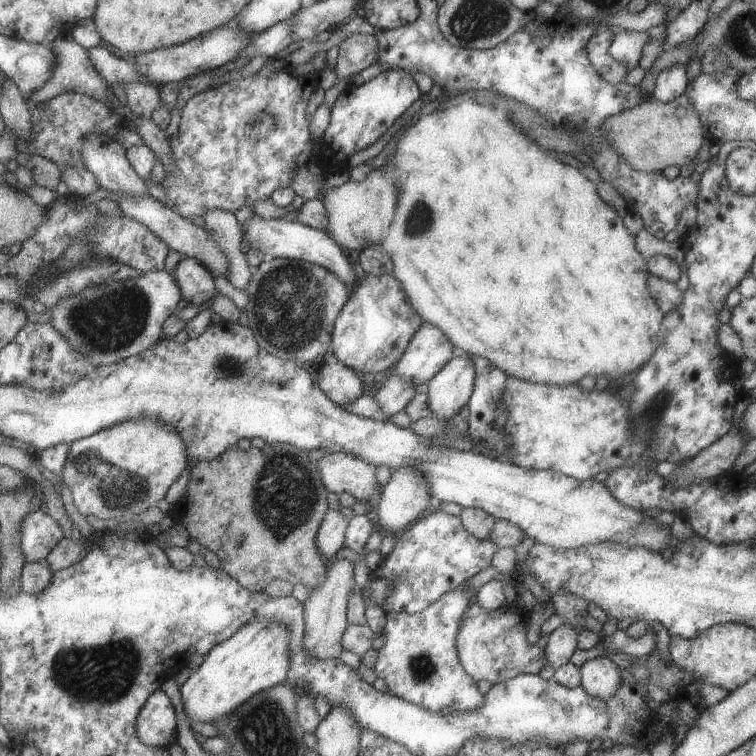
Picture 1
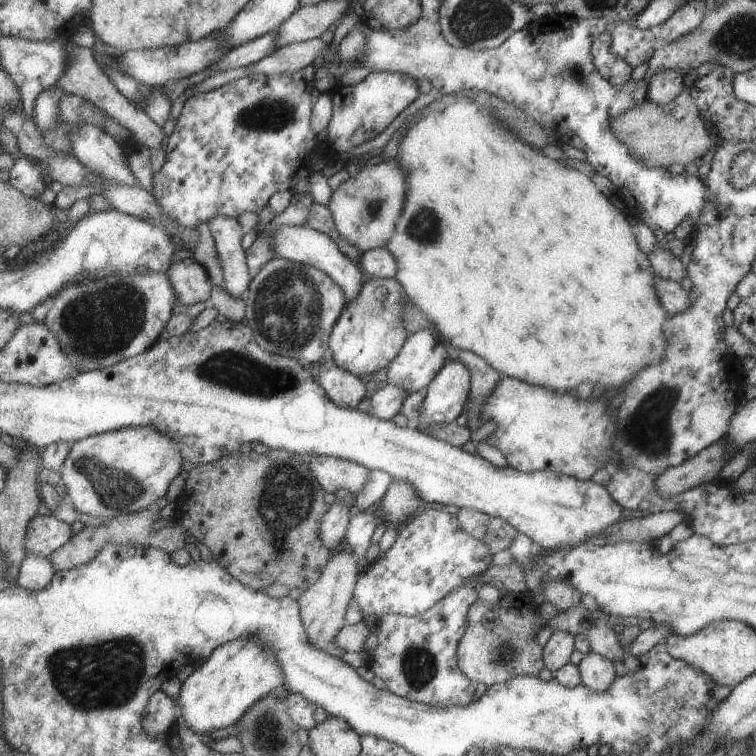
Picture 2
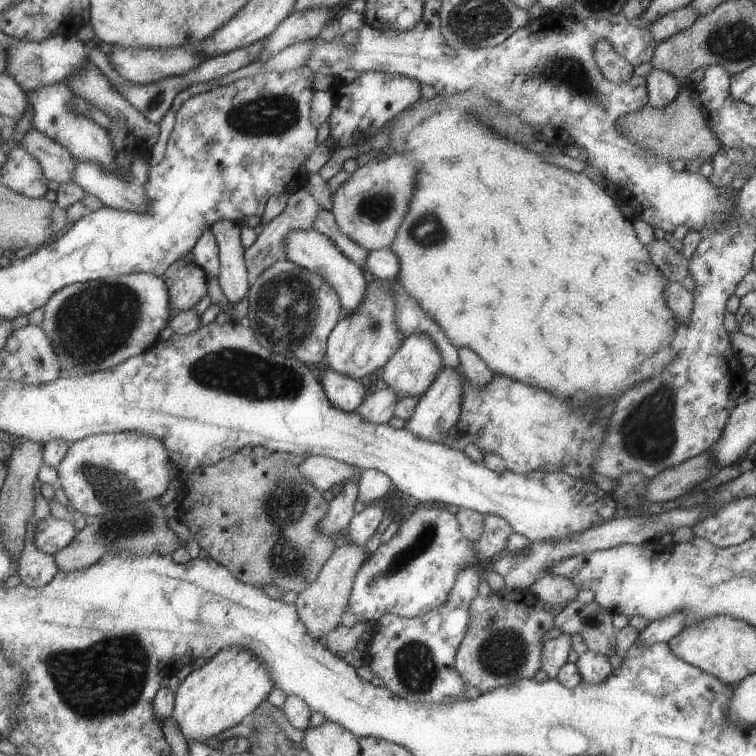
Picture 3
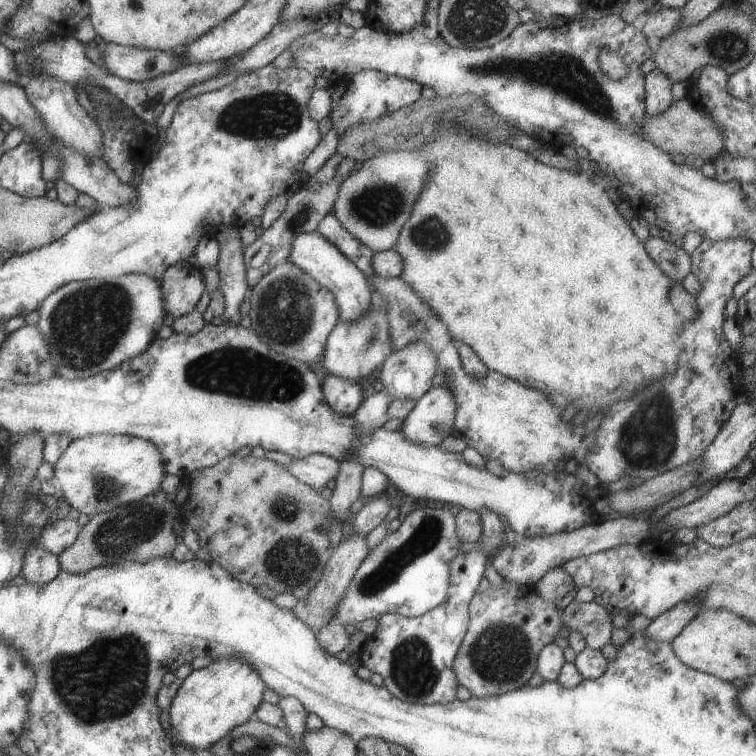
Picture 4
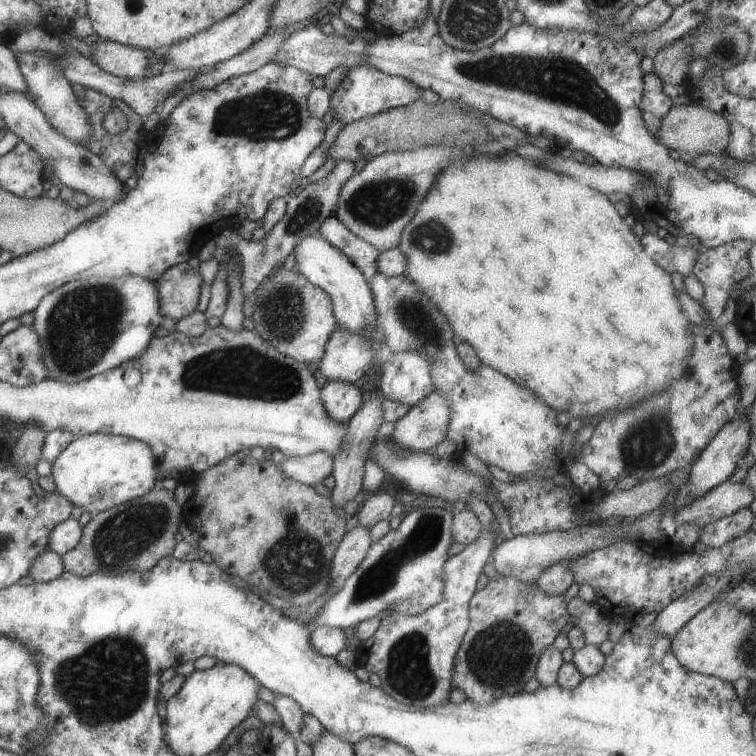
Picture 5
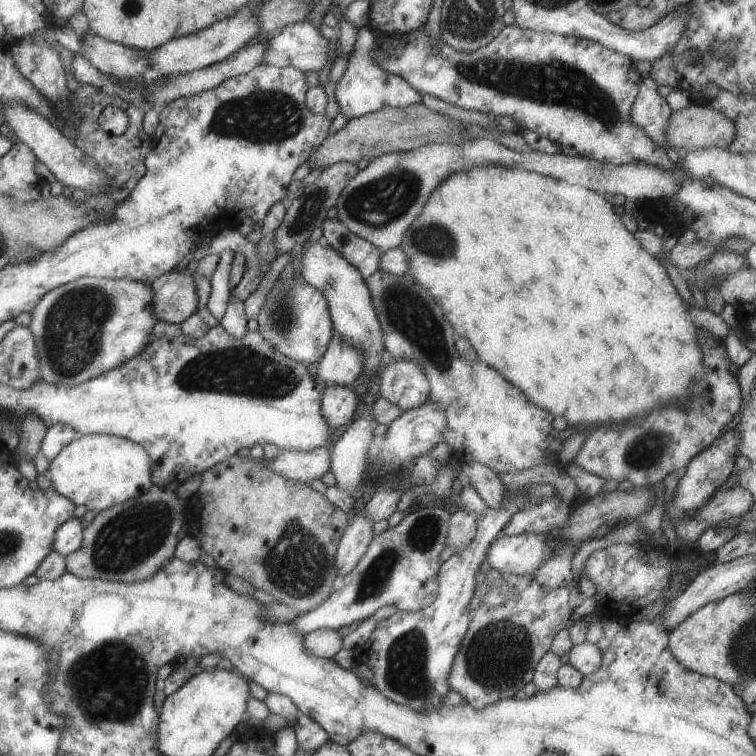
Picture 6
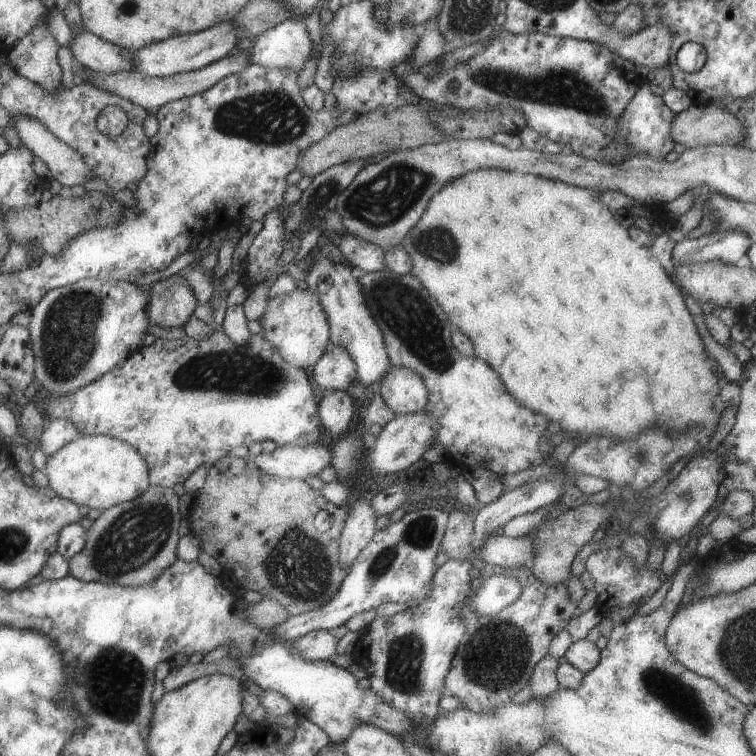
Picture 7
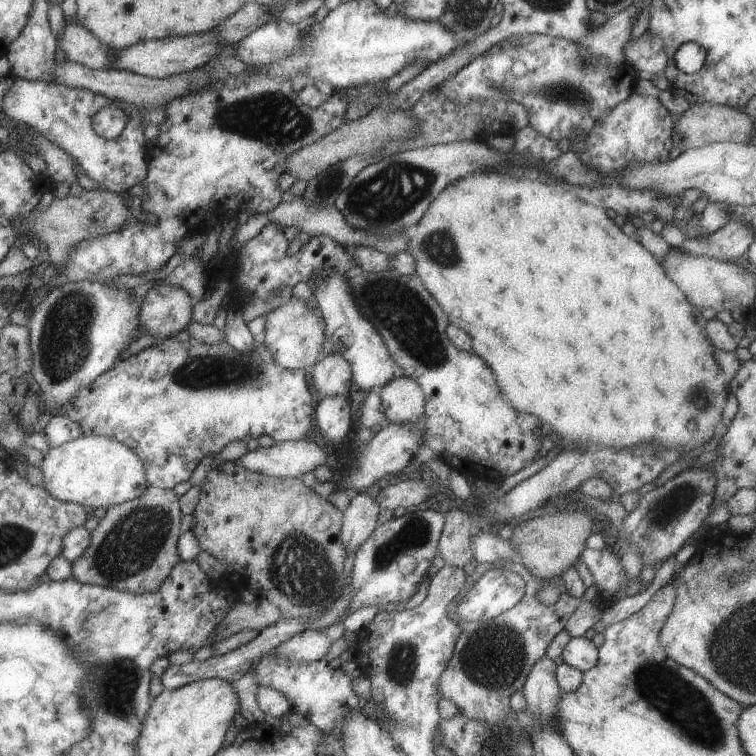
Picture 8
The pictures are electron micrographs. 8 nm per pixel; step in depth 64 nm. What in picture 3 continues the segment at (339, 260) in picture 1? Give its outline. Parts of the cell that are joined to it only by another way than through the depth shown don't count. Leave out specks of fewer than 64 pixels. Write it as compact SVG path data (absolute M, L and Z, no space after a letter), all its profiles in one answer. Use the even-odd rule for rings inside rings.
M313 230L290 232L287 237L286 259L293 264L319 275L339 297L344 314L352 315L364 303L368 282L364 278L365 271L360 269L350 258L347 258L326 236Z

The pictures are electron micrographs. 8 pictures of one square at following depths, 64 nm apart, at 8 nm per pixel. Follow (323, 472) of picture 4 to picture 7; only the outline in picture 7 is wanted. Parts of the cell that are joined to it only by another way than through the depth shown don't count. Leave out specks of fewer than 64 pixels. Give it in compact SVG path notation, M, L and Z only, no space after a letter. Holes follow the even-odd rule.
M327 442L312 446L277 446L272 453L262 451L258 456L247 459L254 462L262 472L283 479L307 480L319 476L320 472L331 465Z

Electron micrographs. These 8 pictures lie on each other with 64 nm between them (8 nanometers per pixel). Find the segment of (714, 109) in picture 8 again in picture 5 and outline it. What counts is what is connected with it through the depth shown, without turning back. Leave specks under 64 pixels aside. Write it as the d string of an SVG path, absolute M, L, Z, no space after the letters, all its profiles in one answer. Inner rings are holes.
M698 104L673 105L670 112L662 118L660 128L656 134L652 134L656 142L660 142L668 150L678 152L690 152L692 155L702 156L702 154L725 153L730 140L730 126L728 122Z

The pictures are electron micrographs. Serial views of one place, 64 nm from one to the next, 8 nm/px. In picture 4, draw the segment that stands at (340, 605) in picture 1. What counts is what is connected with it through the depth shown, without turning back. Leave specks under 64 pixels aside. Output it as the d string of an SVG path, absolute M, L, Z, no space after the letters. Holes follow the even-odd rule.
M354 533L346 542L342 542L328 560L322 576L320 580L318 580L318 584L316 584L306 599L298 600L296 607L293 609L295 616L315 632L318 632L324 626L331 623L335 606L343 598L343 594L346 593L360 564L368 557L369 549L366 537L367 536Z

